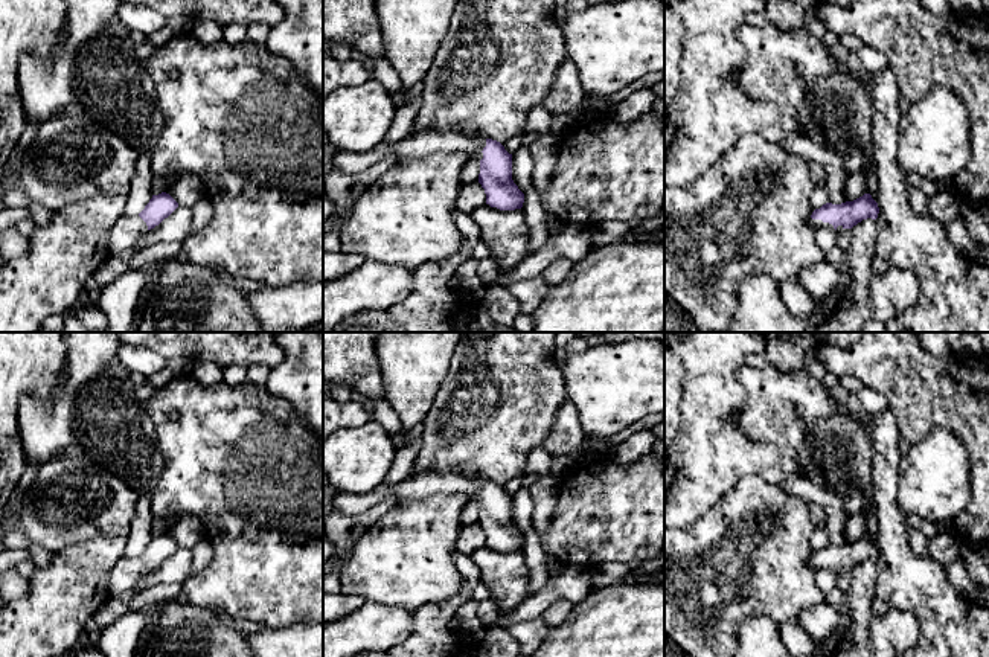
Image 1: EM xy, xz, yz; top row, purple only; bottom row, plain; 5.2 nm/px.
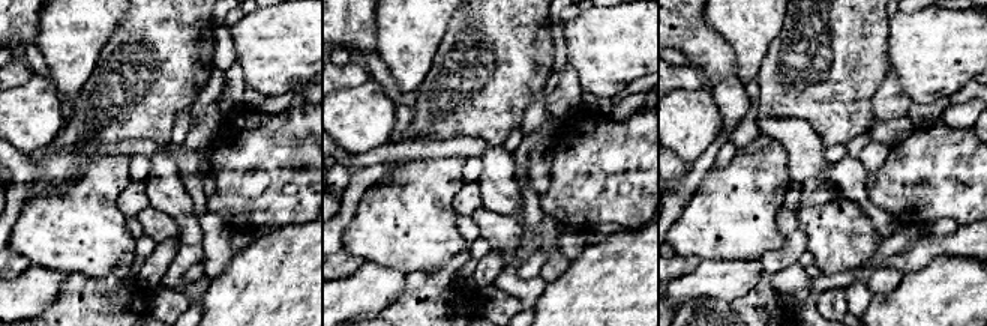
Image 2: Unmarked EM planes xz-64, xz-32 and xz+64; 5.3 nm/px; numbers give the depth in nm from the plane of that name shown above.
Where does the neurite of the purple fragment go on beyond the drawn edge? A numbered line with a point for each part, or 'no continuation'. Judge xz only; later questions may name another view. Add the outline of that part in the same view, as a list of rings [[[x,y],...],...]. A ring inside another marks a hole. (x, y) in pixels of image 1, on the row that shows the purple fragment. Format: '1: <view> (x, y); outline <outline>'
1: xz (464, 130); outline [[[459,127],[456,130],[456,133],[460,133],[463,136],[477,137],[480,140],[480,149],[475,151],[475,152],[466,154],[466,162],[469,162],[469,160],[478,160],[480,162],[483,159],[483,152],[482,151],[486,146],[486,139],[488,137],[483,133],[478,133],[478,131],[475,131],[471,127]]]

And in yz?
1: yz (816, 224); outline [[[809,218],[809,224],[814,230],[818,230],[818,229],[829,229],[829,230],[834,230],[834,232],[841,232],[843,230],[843,226],[838,226],[837,229],[829,224],[829,223],[823,223],[821,220],[812,220]]]

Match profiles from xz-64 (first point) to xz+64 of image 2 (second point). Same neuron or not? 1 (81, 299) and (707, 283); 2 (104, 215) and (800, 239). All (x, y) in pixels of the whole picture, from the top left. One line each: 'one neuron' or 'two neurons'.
1: two neurons
2: two neurons

